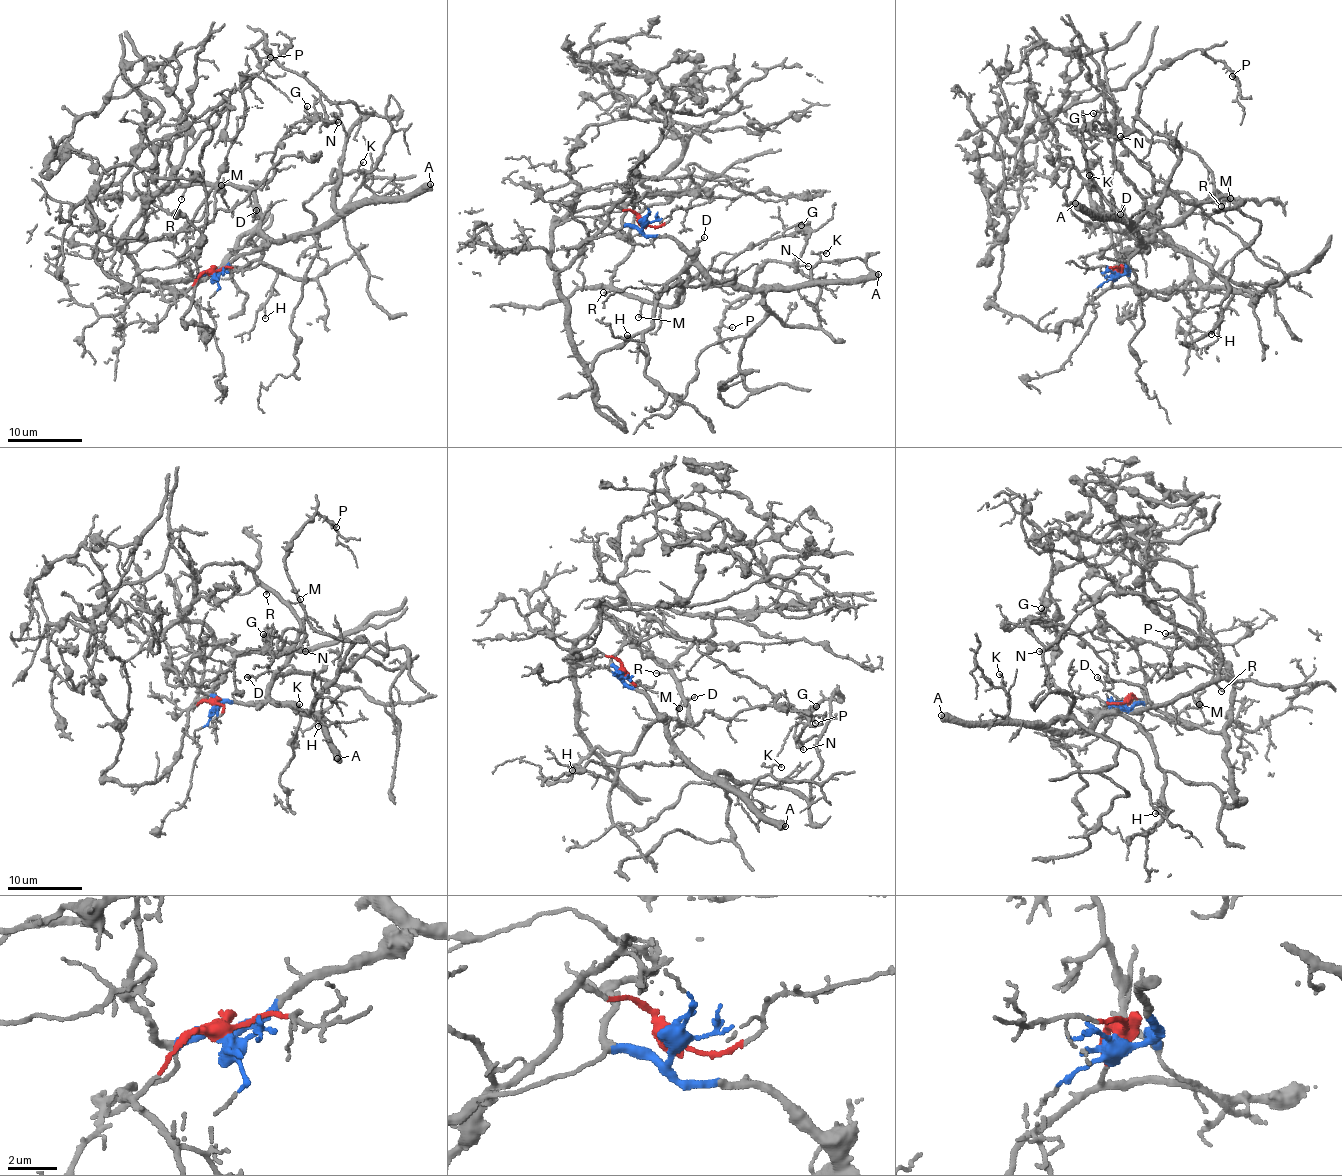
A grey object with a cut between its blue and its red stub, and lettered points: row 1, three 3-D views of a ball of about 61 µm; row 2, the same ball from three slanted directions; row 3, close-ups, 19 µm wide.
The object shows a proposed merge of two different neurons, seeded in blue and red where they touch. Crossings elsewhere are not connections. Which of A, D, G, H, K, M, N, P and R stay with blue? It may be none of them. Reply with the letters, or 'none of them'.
A, D, G, H, K, M, N, P, R

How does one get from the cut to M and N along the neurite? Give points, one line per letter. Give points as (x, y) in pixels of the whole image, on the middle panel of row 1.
M: (644, 222), (642, 231), (673, 240), (692, 257), (687, 269), (687, 282), (673, 304), (644, 302), (638, 317)
N: (644, 222), (642, 231), (692, 257), (679, 302), (698, 275), (776, 237), (808, 230), (798, 264), (809, 266)

